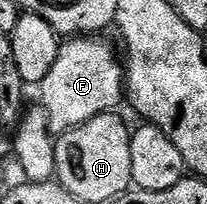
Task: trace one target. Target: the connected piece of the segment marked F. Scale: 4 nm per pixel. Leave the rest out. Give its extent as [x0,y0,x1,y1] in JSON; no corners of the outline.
[41,35,125,135]

